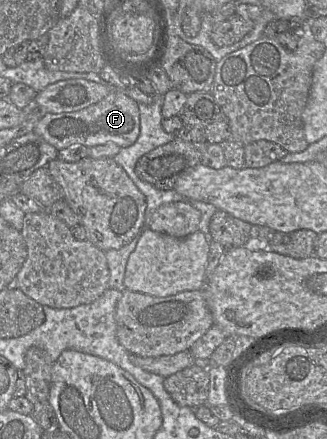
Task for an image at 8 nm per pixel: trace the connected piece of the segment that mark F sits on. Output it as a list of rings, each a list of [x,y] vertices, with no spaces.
[[[113,90],[101,101],[79,111],[43,114],[33,132],[58,151],[73,145],[84,145],[90,148],[109,142],[125,148],[133,145],[139,136],[138,103],[122,91]]]

